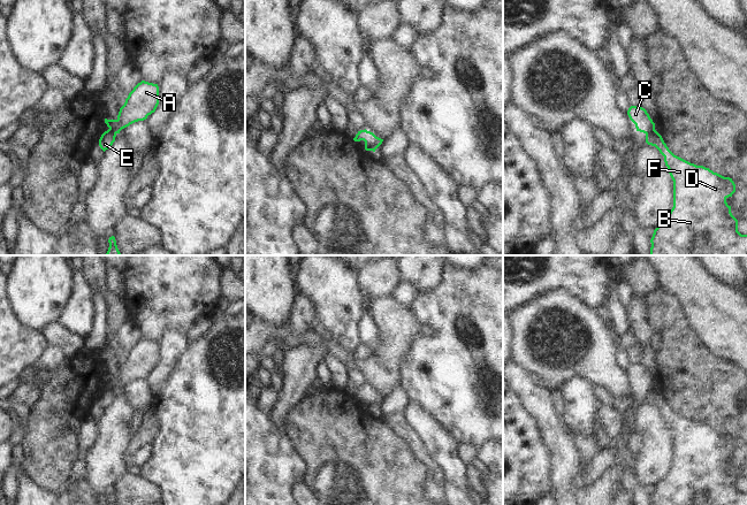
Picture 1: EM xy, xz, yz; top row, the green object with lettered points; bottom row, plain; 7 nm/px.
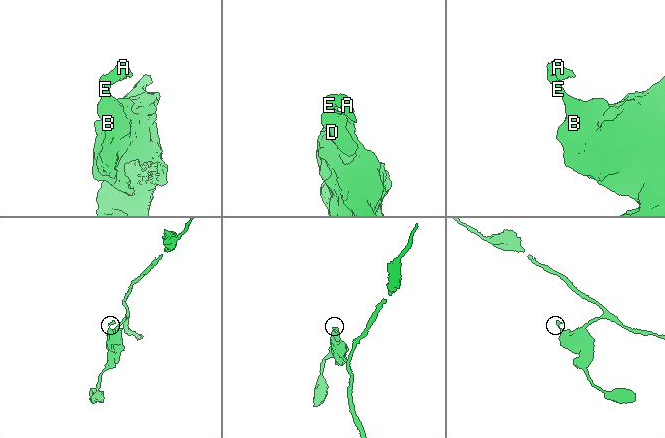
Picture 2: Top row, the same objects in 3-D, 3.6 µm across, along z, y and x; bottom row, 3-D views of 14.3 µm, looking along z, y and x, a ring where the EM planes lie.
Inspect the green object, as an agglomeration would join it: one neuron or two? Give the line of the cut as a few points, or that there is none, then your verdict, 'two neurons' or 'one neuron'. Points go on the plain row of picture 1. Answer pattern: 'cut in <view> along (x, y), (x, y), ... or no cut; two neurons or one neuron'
cut in yz along (654, 385), (646, 391); two neurons

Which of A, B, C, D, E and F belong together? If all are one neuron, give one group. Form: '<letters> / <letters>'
A C / B D E F

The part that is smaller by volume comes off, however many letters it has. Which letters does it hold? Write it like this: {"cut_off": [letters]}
{"cut_off": ["A", "C"]}

